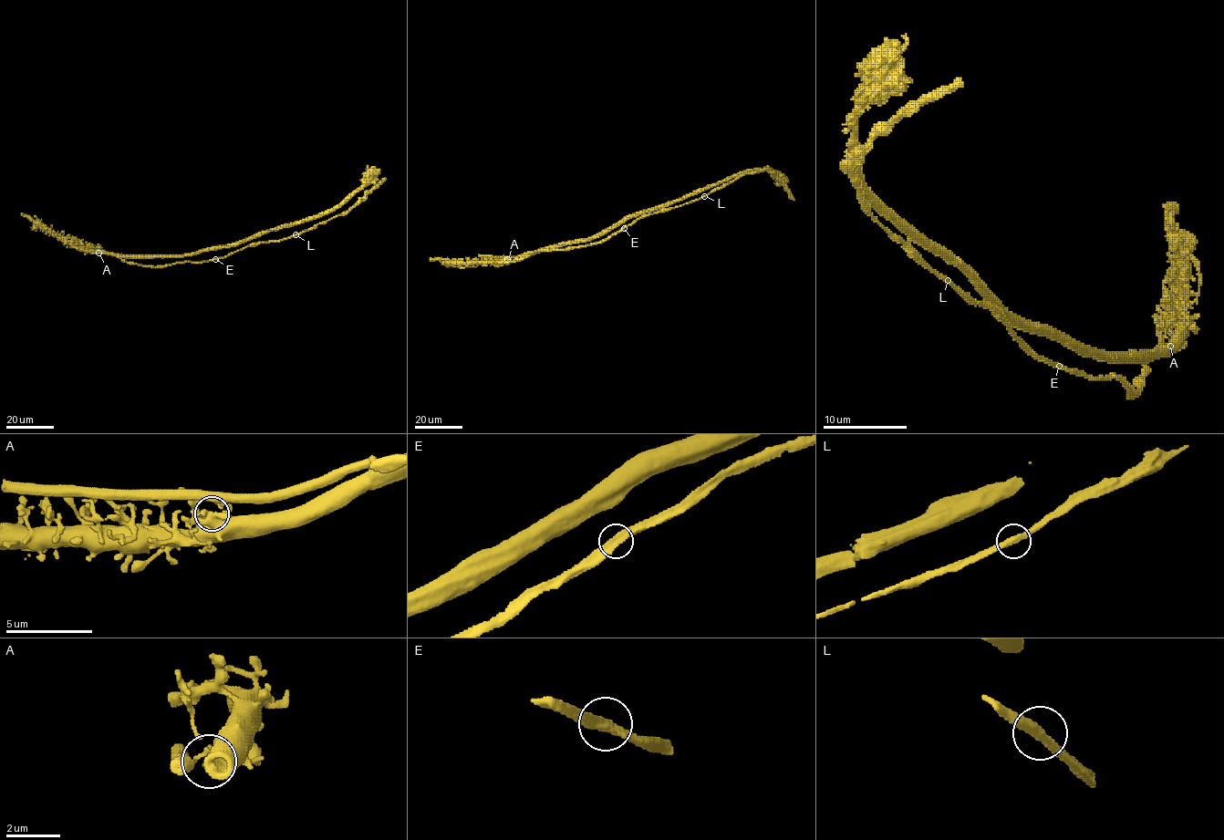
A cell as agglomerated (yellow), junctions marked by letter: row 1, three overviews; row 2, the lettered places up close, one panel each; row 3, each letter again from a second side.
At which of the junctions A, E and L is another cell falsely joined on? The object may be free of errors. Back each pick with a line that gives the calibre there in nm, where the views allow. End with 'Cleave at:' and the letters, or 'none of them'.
A: calibre 400 nm
Cleave at: A

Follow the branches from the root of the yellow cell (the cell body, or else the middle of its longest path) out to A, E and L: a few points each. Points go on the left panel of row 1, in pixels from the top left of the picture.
A: (128, 263), (108, 254), (98, 254)
E: (128, 263), (164, 266), (215, 258)
L: (128, 263), (164, 266), (181, 262), (203, 262), (223, 258), (259, 243), (283, 240), (296, 234)

